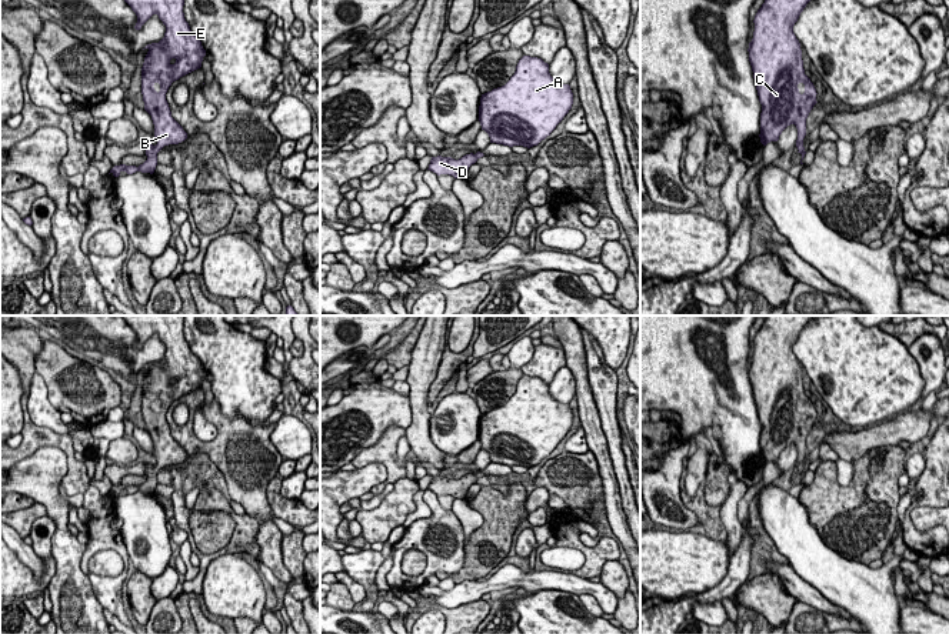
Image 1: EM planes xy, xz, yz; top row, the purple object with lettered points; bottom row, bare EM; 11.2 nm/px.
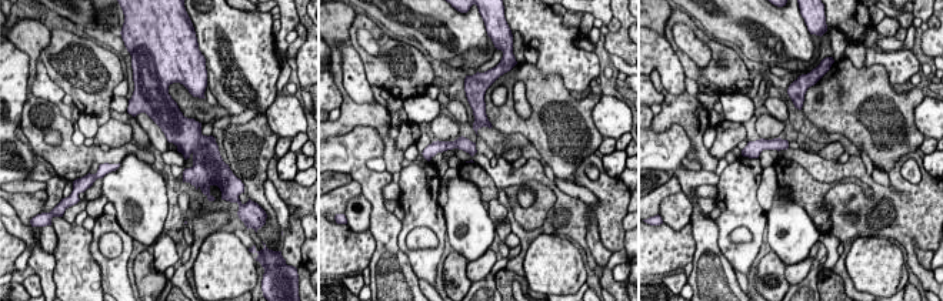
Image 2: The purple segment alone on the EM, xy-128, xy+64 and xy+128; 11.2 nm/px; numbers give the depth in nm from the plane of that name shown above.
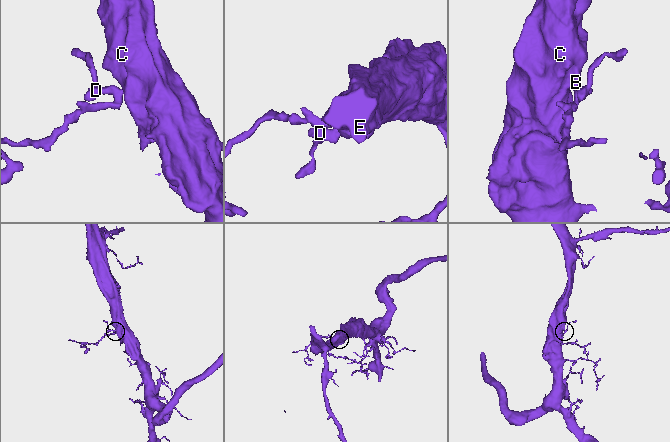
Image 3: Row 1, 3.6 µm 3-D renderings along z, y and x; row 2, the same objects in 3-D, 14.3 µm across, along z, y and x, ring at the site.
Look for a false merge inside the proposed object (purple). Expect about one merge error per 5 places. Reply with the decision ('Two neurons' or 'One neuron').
One neuron

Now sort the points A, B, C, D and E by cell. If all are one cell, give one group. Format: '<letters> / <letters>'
A B C D E

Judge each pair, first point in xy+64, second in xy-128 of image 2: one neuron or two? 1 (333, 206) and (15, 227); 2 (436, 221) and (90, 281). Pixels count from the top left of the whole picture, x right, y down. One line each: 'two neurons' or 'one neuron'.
1: two neurons
2: two neurons

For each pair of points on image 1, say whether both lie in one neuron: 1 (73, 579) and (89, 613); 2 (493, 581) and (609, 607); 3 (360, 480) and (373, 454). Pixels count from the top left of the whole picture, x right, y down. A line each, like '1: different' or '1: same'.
1: same
2: same
3: different

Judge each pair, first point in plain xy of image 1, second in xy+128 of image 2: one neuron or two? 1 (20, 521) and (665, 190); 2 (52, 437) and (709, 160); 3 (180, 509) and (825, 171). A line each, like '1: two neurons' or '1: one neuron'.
1: one neuron
2: one neuron
3: one neuron

